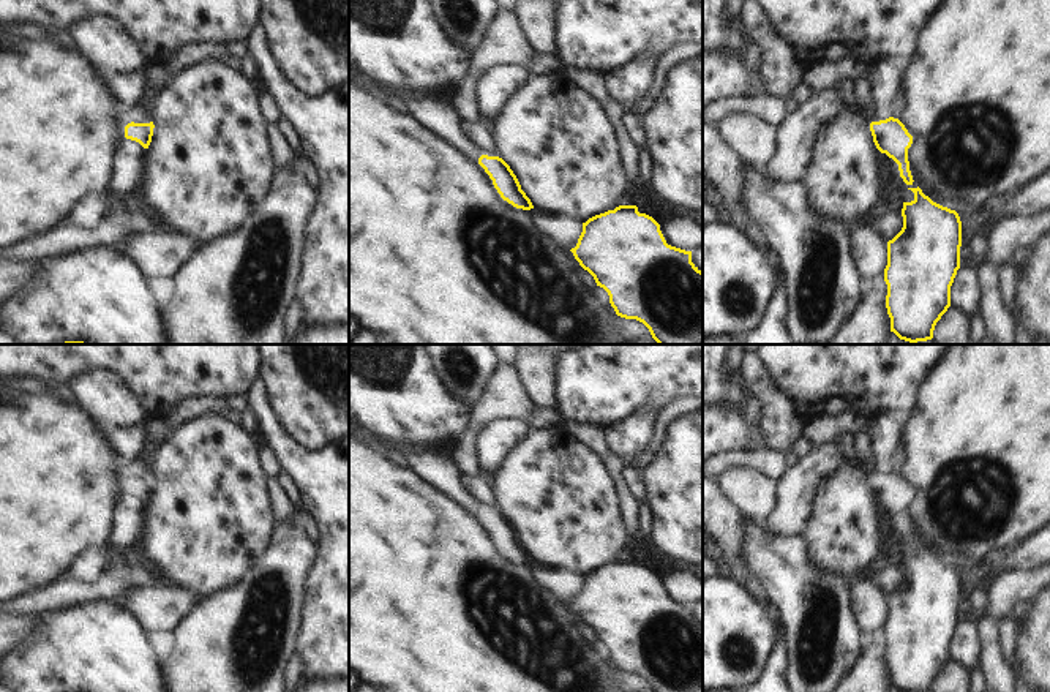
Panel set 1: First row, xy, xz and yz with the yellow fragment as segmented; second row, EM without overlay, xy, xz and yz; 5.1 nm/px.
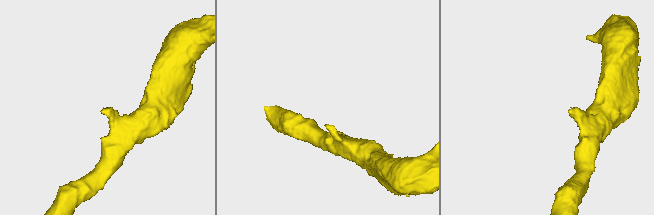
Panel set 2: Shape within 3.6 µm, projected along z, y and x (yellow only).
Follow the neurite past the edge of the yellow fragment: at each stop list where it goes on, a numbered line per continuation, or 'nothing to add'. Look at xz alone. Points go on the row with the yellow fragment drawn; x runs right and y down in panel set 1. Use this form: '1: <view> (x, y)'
1: xz (439, 117)

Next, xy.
1: xy (133, 147)

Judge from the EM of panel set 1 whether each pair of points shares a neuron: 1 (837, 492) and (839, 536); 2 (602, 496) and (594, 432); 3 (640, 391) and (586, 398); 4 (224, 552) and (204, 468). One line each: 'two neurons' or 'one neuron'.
1: one neuron
2: two neurons
3: one neuron
4: one neuron

